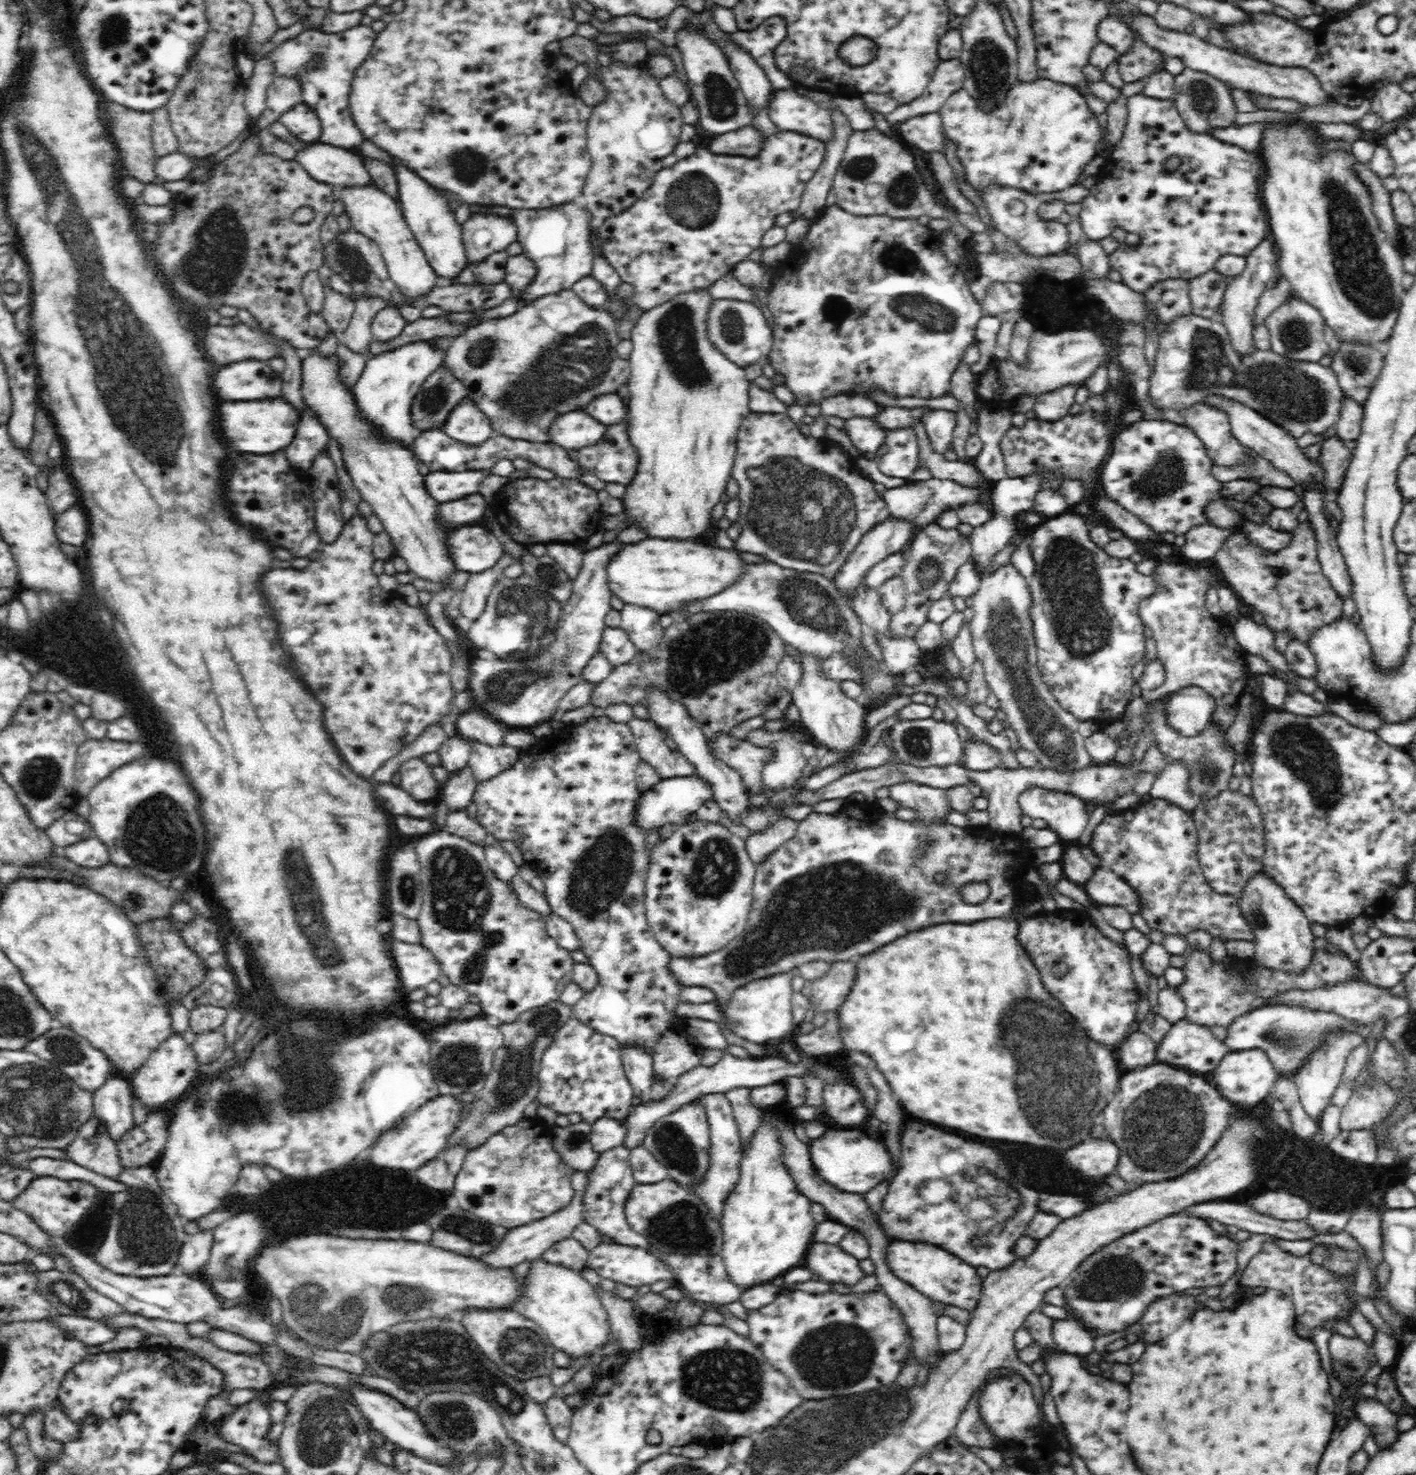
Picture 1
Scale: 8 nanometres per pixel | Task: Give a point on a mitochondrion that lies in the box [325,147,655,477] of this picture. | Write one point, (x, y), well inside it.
(570, 366)

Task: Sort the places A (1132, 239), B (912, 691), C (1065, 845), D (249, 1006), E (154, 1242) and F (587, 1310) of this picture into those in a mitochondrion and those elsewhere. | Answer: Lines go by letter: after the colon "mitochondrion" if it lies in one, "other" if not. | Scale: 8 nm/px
A: other
B: other
C: other
D: other
E: mitochondrion
F: other

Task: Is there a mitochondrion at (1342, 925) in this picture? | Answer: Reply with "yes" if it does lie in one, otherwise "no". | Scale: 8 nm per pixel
no

